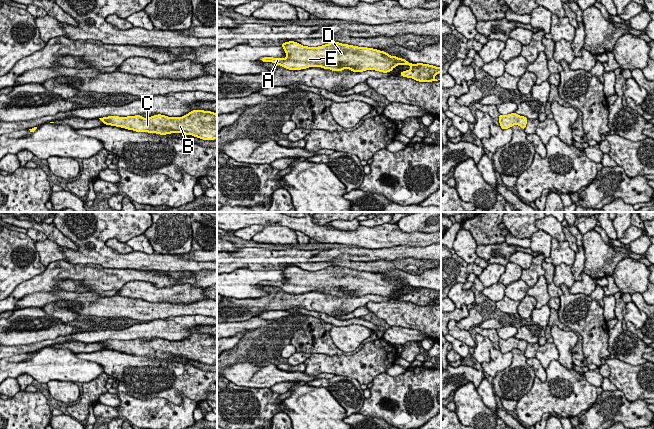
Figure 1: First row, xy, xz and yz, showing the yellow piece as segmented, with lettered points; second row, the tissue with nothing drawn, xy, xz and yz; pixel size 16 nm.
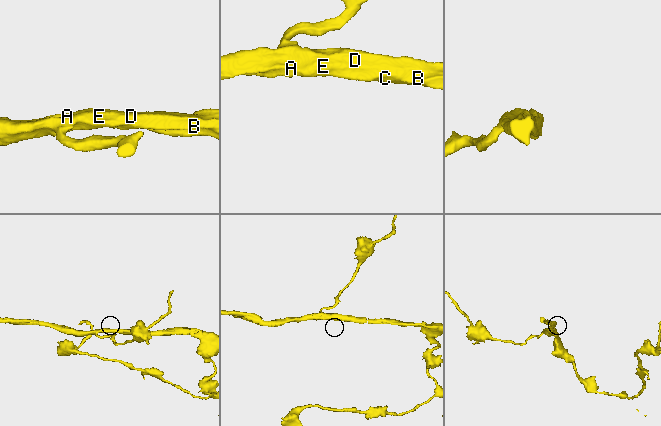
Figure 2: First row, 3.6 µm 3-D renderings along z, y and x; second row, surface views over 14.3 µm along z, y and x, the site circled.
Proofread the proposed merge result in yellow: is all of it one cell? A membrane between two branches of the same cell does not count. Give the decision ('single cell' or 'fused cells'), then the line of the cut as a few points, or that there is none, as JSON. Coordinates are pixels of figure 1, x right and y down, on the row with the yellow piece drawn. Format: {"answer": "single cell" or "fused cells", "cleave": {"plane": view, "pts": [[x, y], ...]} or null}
{"answer": "single cell", "cleave": null}

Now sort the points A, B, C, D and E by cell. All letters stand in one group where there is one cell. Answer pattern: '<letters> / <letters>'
A B C D E

